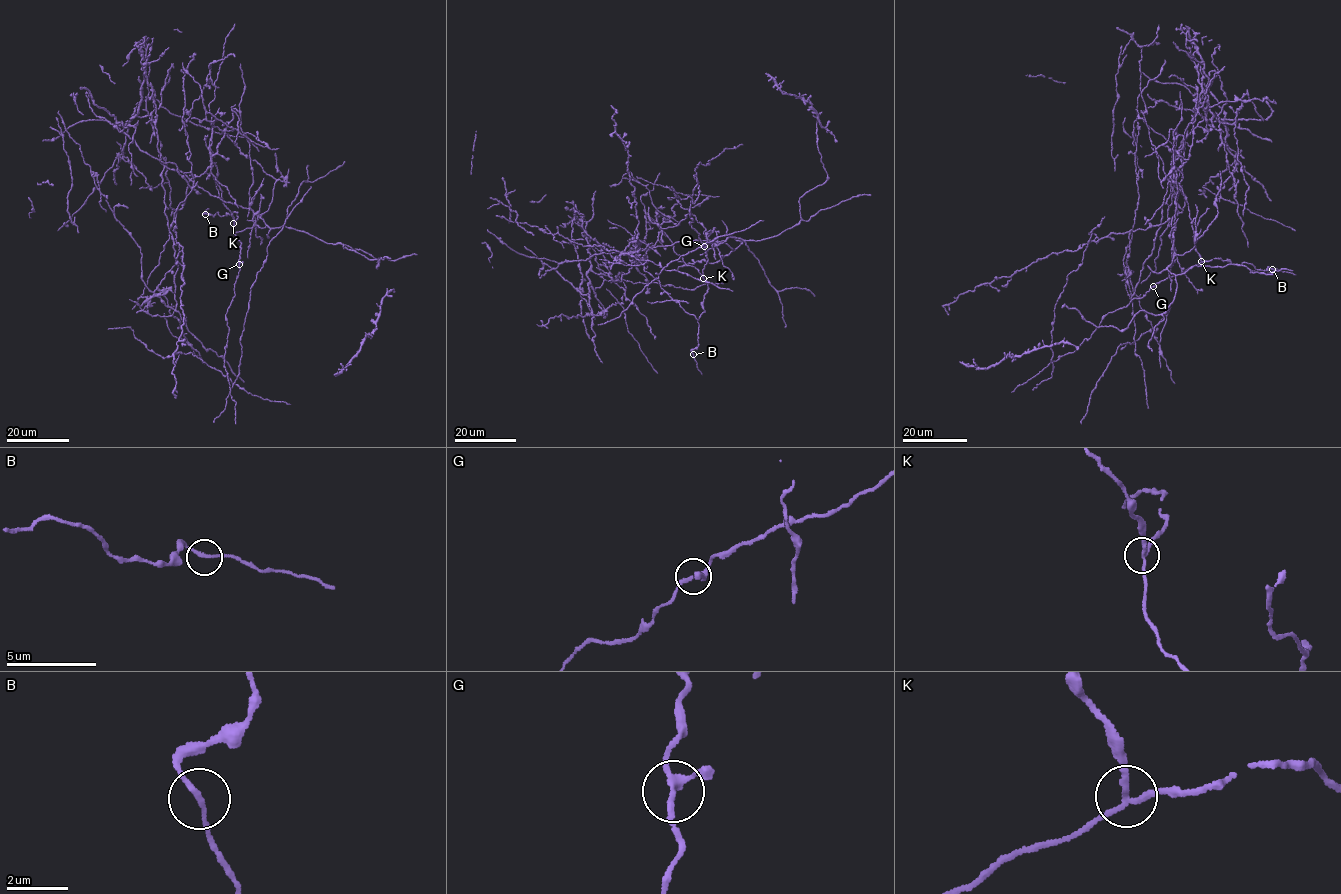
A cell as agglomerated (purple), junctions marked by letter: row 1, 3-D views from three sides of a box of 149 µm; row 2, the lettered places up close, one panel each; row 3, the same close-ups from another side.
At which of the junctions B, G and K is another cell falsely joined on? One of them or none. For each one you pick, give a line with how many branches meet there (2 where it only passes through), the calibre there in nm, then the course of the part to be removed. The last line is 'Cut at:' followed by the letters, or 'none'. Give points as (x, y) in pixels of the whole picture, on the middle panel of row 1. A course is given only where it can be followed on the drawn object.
K: 3 | 170 nm
Cut at: K

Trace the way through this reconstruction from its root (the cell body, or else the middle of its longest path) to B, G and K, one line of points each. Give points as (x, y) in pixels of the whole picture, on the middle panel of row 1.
B: (656, 242), (663, 231), (674, 252), (708, 283), (704, 311), (698, 320), (698, 345), (692, 350), (693, 354)
G: (656, 242), (663, 231), (674, 252), (703, 278), (707, 262), (704, 246)
K: (656, 242), (659, 232), (663, 231), (671, 240), (674, 252), (685, 264), (696, 269), (703, 278)

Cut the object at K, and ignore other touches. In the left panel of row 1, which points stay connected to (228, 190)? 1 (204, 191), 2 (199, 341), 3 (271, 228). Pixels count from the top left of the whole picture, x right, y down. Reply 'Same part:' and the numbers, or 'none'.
Same part: 1, 2, 3

